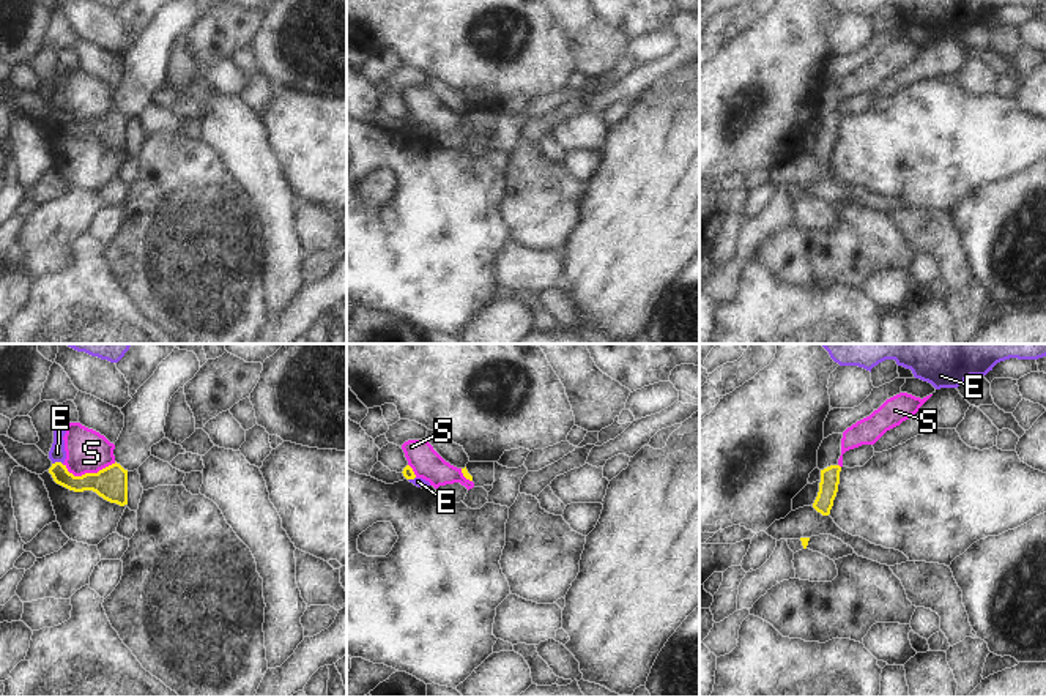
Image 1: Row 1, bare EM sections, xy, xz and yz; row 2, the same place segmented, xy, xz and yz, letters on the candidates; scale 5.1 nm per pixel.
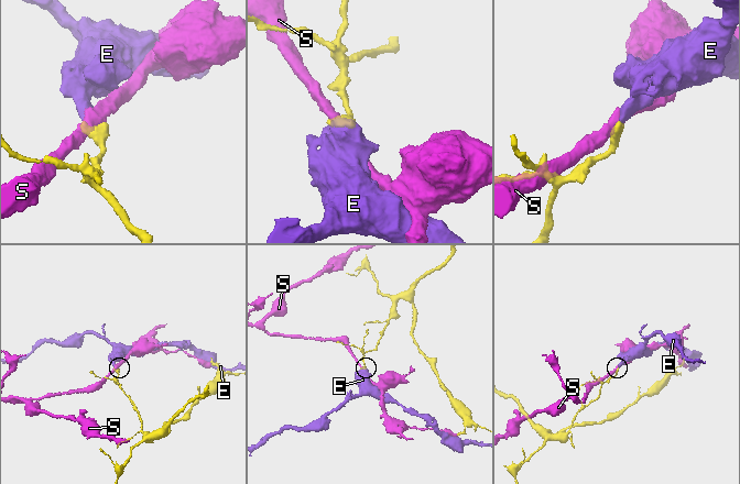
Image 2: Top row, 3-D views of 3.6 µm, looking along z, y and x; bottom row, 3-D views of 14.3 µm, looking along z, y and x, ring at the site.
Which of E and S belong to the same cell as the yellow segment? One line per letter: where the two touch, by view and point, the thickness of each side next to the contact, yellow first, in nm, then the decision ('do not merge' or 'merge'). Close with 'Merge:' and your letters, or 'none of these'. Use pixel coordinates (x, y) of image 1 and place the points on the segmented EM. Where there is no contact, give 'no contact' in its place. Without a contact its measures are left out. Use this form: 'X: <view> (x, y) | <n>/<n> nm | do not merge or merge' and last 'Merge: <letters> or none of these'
E: xy (57, 462) | 120/90 nm | do not merge
S: xy (89, 473) | 170/220 nm | do not merge
Merge: none of these

